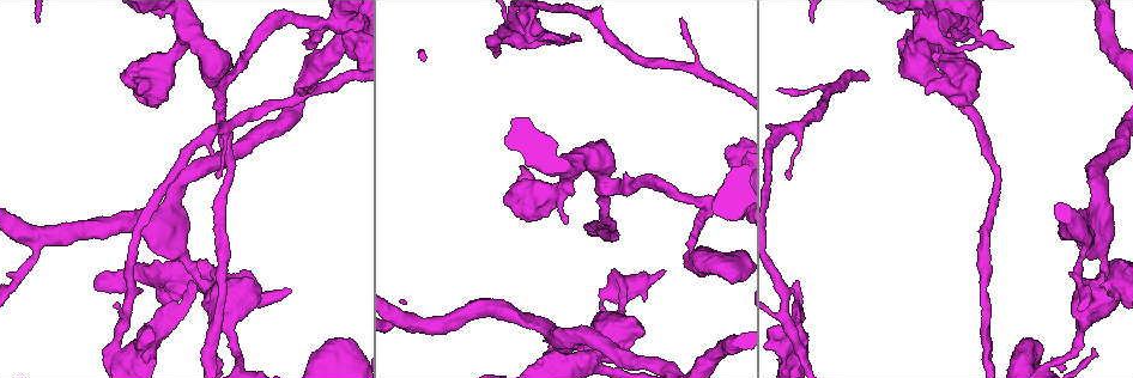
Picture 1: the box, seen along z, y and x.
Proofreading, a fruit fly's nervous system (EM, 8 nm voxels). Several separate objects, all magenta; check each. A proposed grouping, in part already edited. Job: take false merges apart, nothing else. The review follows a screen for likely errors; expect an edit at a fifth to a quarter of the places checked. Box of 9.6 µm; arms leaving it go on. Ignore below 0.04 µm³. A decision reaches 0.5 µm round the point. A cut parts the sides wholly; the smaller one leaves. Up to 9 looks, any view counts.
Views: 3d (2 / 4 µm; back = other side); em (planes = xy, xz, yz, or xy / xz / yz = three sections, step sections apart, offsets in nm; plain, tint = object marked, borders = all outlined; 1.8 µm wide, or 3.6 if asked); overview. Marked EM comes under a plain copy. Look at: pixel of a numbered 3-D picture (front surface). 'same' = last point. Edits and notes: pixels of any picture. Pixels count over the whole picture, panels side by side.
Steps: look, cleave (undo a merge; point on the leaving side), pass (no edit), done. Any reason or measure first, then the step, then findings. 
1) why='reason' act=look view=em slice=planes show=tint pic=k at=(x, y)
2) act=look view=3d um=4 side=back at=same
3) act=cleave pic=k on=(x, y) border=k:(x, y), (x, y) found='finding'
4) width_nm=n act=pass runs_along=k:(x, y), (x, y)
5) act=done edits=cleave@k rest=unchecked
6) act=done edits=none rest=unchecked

why='sharp bend' act=look view=3d um=4 pic=1 at=(705, 200)

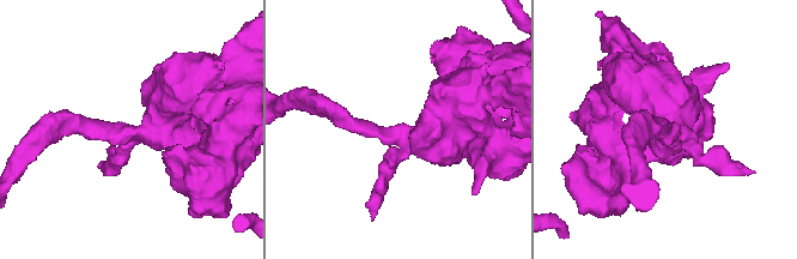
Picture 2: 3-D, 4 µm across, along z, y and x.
act=look view=em slice=planes show=tint pic=2 at=(394, 133)

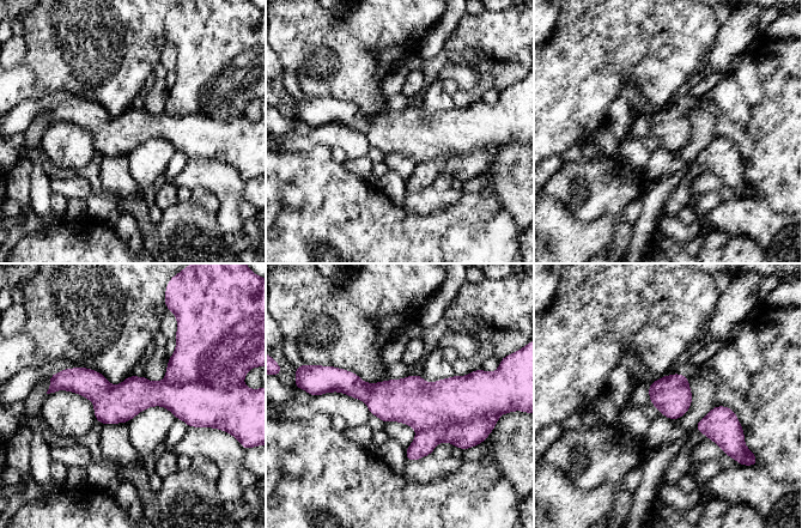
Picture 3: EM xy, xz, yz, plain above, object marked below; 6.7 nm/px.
act=cleave pic=3 on=(466, 435) found='a second neuron is stuck on'

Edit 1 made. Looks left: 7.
why='three-way junction' act=look view=3d um=2 pic=1 at=(606, 188)

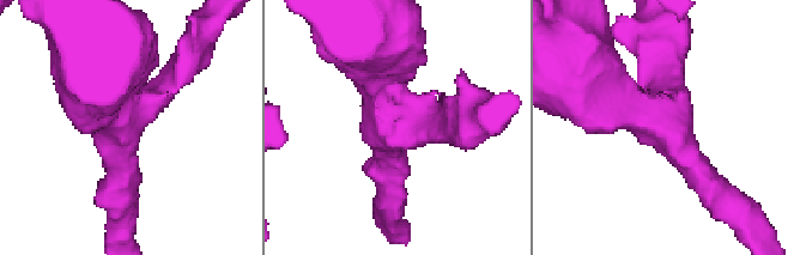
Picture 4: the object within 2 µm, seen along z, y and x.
arms=3 arm_widths_nm=220,240,600 why='need the tissue' act=look view=em slice=planes show=tint pic=4 at=(389, 116)

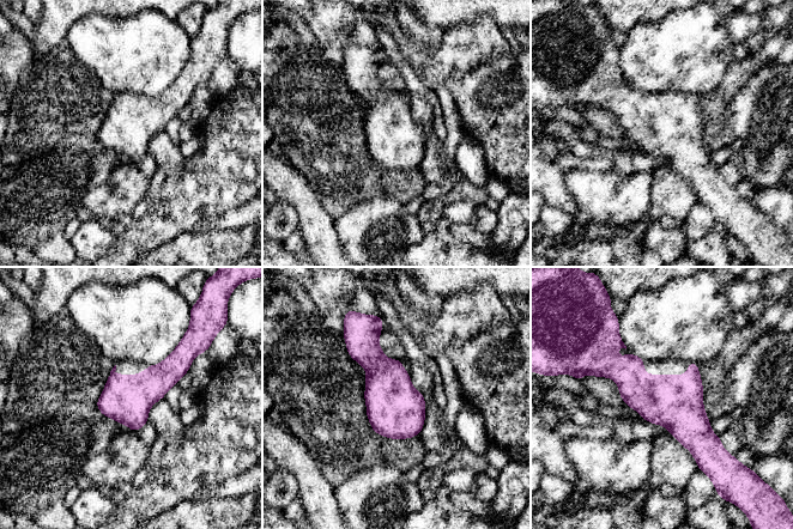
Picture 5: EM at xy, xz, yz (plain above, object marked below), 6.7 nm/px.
act=pass runs_along=5:(604, 364), (618, 365), (719, 448) found='one neuron here'

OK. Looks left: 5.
why='sudden change in width' act=look view=3d um=4 pic=1 at=(150, 84)

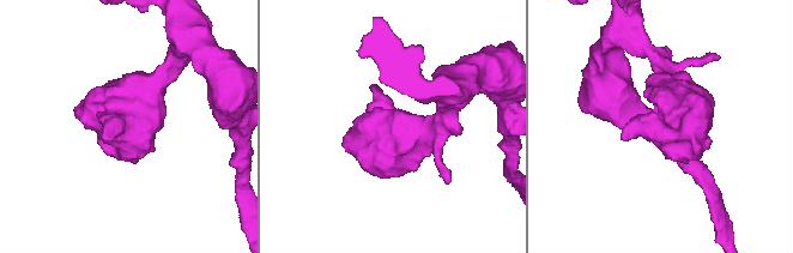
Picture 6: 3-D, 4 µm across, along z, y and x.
why='now the EM' act=look view=em um=3.6 slice=planes show=borders pic=6 at=(658, 125)

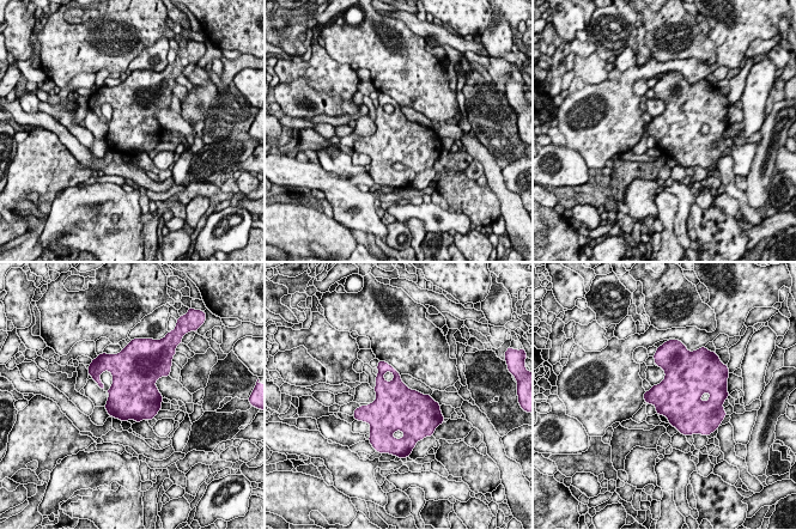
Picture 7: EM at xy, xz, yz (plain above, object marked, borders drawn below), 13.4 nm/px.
act=pass found='one neuron here'

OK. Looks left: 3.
why='sudden change in width' act=look view=em um=3.6 slice=xz step=8 show=tint pic=1 at=(581, 361)

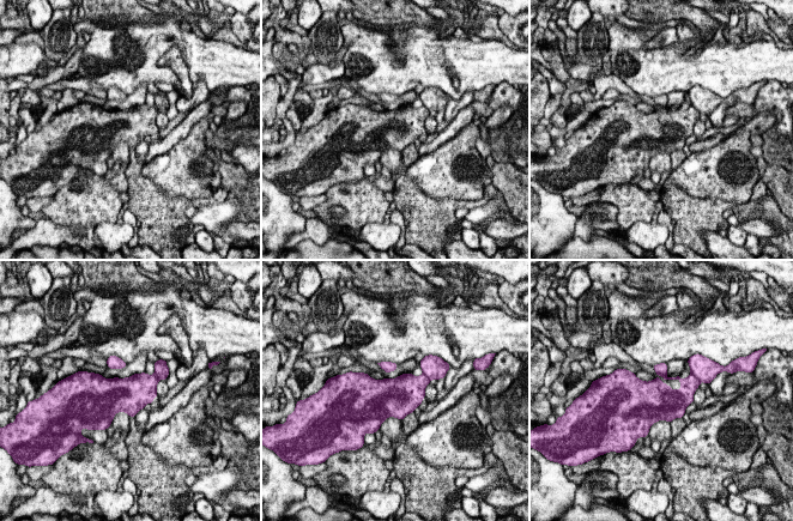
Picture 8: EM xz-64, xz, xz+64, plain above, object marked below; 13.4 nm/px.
why='cut it another way' act=look view=em um=3.6 slice=planes show=borders at=same

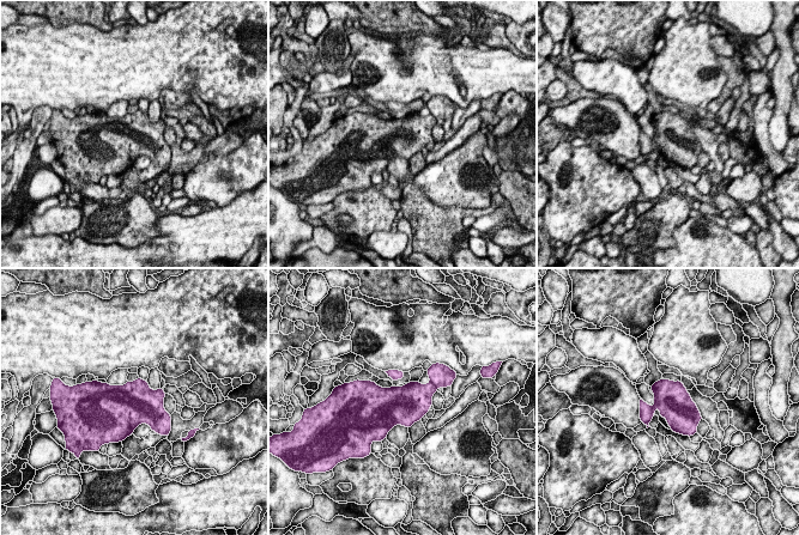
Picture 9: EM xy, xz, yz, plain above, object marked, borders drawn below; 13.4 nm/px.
width_nm=480 act=cleave pic=9 on=(419, 396) border=9:(430, 381), (437, 387) found='a second neuron is stuck on'

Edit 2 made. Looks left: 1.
act=done edits=cleave@3,cleave@9 rest=unchecked

